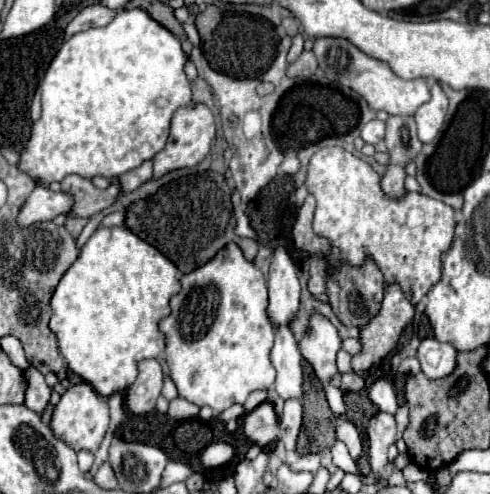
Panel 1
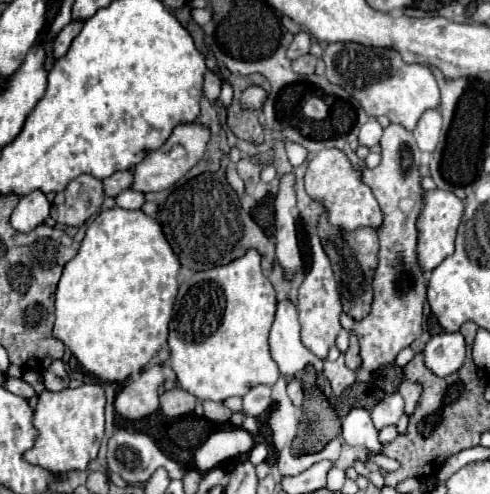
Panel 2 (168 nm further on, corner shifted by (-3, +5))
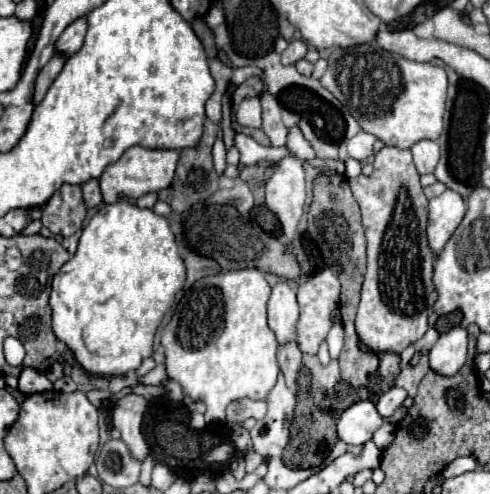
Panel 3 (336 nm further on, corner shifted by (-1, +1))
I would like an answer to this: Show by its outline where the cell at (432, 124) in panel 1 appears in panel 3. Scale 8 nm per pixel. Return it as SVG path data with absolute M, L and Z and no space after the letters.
M421 140L411 148L411 152L413 152L413 162L415 162L419 174L429 174L435 170L435 166L439 162L439 144L437 142Z

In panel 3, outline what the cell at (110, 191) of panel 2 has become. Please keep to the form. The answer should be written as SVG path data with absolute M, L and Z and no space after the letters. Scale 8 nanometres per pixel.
M93 178L93 180L87 180L83 186L83 202L87 208L93 208L93 206L99 206L101 204L101 192L99 192L99 182Z

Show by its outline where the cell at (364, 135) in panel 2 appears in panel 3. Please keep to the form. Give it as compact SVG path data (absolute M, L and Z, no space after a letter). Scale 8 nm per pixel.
M359 132L357 136L353 136L349 140L349 146L347 146L347 154L349 158L355 158L359 162L365 162L373 156L373 144L375 144L375 136L373 134L367 134L367 132Z

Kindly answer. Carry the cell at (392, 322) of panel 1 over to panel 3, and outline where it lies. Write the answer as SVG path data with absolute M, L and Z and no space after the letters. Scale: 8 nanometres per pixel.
M385 146L375 154L375 172L367 176L357 176L349 180L353 196L361 208L363 228L367 238L367 272L361 290L361 302L357 308L357 334L361 342L371 352L397 352L415 344L427 332L427 320L433 312L433 304L437 300L435 284L433 284L433 250L427 244L425 226L427 226L427 198L419 184L419 174L411 160L409 150L399 150L393 146Z

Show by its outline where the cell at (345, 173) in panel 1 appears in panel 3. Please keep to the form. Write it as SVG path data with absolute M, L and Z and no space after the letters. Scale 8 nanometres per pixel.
M445 190L443 194L429 200L427 238L429 238L429 246L433 248L435 256L441 254L445 242L453 236L463 216L465 216L465 202L453 190Z

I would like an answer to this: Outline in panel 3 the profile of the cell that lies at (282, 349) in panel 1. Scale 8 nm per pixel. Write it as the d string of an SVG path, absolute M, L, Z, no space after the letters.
M277 282L271 288L267 314L269 314L269 328L275 332L279 344L295 340L295 322L299 318L299 306L295 288L289 282Z

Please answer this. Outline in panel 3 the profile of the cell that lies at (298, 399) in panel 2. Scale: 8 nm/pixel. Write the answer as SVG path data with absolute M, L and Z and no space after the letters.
M287 342L283 346L279 346L277 350L277 360L279 360L279 368L281 372L285 374L285 380L287 380L287 386L291 390L297 388L295 380L297 380L297 372L301 368L301 350L297 346L297 342Z

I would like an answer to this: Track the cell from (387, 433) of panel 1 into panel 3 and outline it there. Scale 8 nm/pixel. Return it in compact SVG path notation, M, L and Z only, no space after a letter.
M393 386L385 394L381 394L381 398L379 398L379 402L377 402L379 414L381 416L391 416L403 404L405 398L407 398L407 390L399 388L399 386Z

